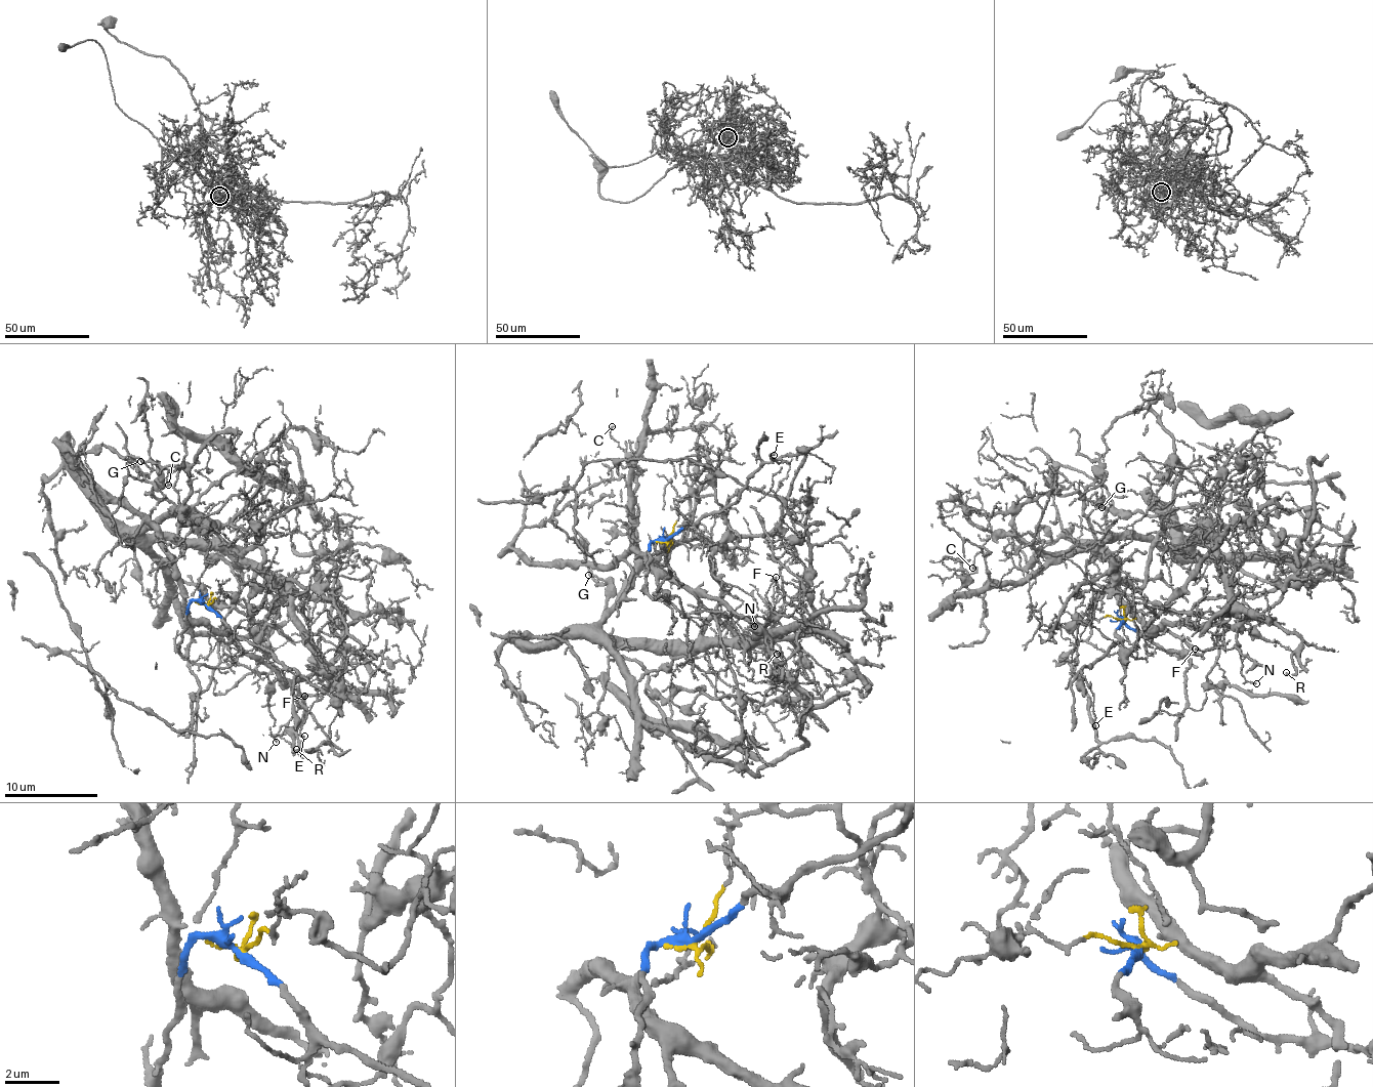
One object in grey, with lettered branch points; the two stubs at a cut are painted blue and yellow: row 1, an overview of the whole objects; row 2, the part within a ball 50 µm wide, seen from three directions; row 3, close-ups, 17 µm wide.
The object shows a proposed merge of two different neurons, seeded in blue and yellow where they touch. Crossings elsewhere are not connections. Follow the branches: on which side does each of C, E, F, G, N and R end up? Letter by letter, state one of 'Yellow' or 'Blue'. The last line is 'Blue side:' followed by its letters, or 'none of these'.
C: Yellow
E: Blue
F: Blue
G: Yellow
N: Blue
R: Blue
Blue side: E, F, N, R

